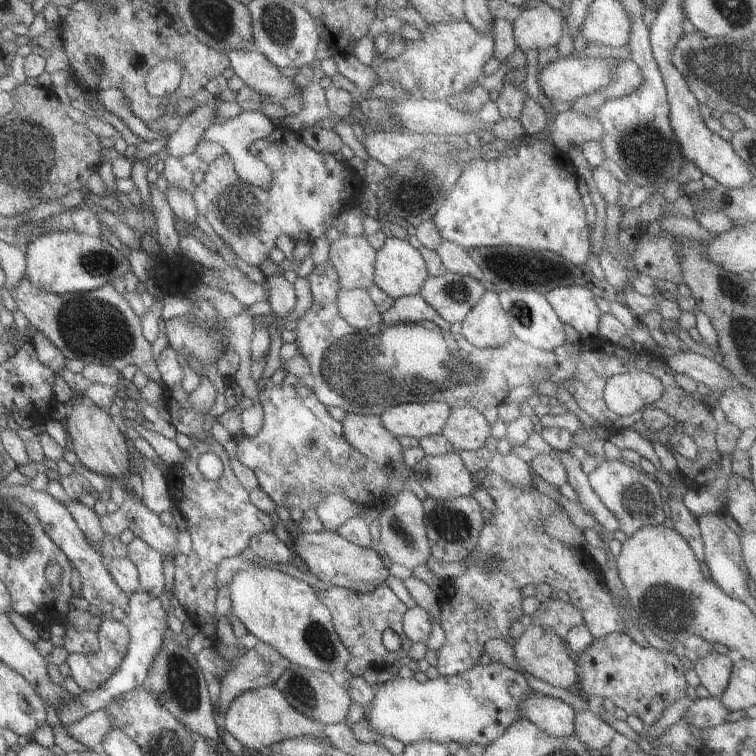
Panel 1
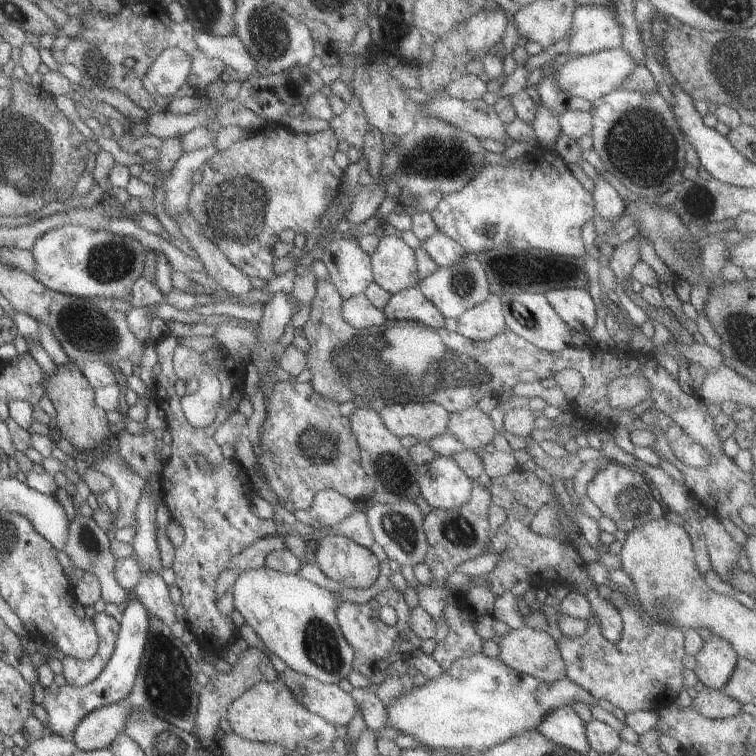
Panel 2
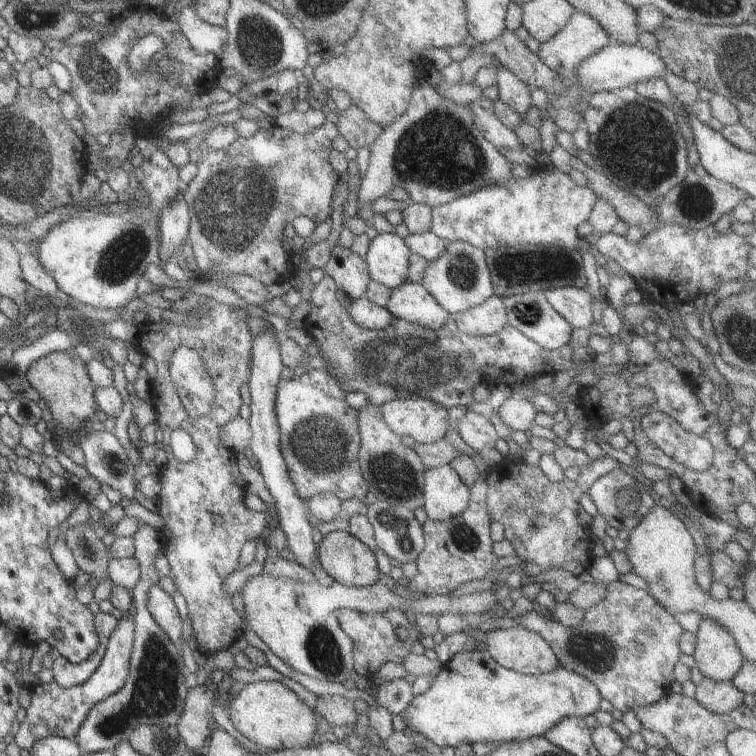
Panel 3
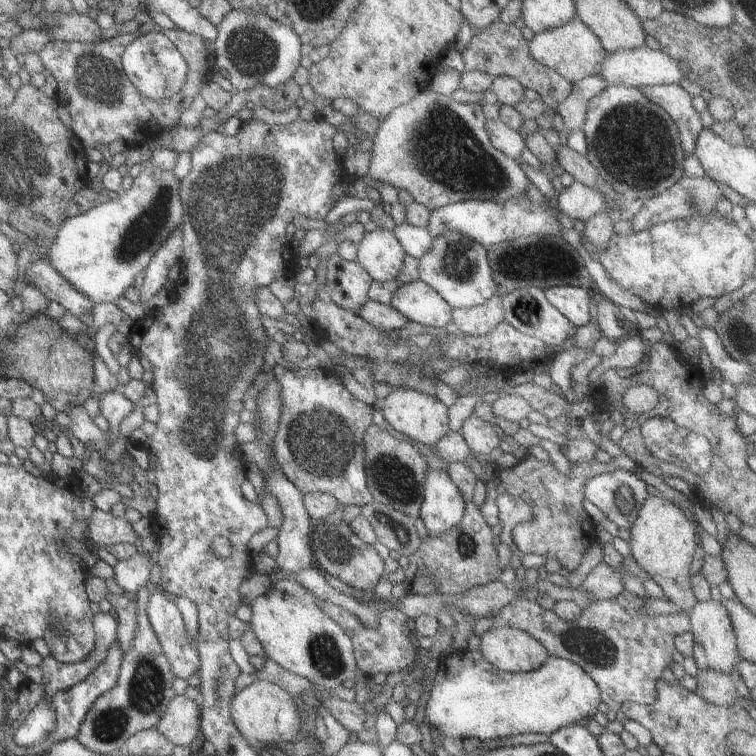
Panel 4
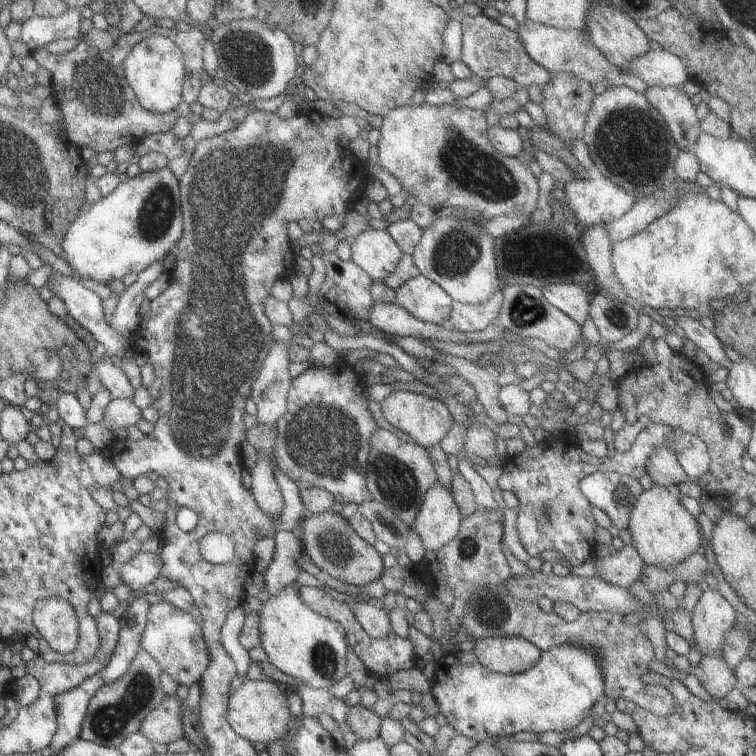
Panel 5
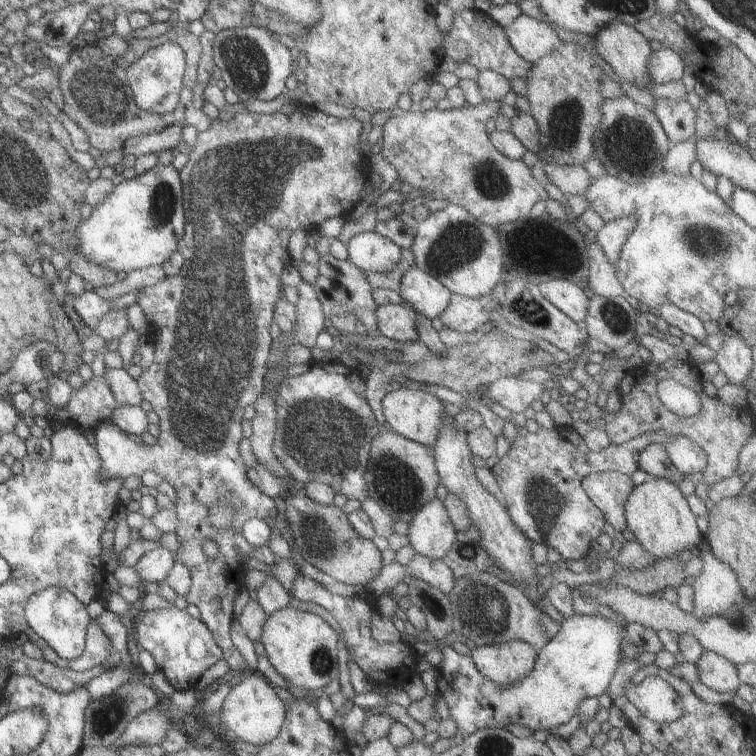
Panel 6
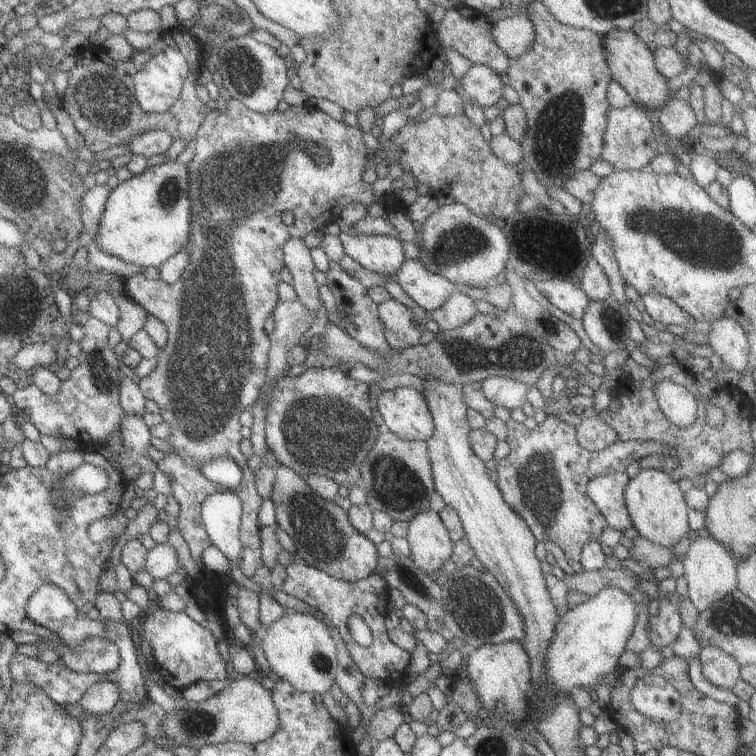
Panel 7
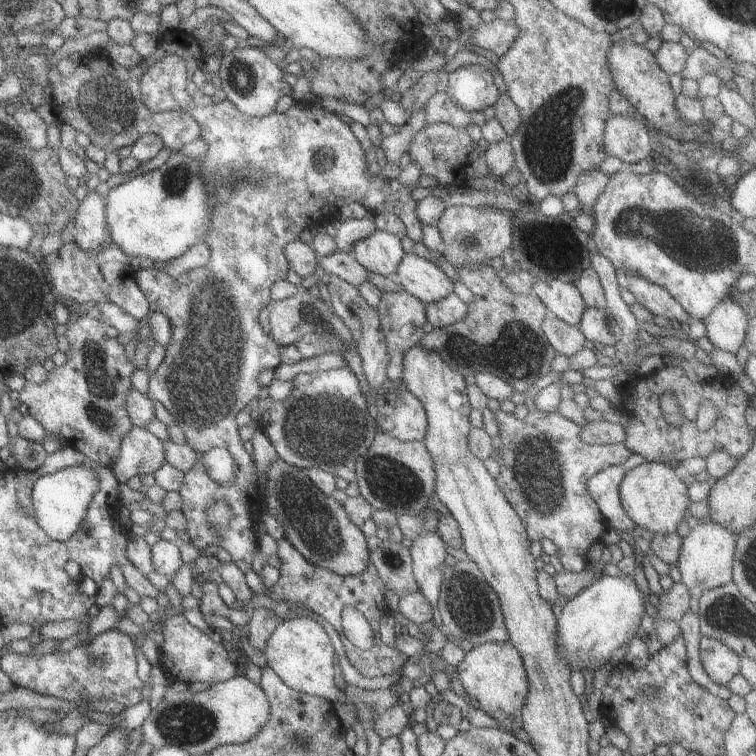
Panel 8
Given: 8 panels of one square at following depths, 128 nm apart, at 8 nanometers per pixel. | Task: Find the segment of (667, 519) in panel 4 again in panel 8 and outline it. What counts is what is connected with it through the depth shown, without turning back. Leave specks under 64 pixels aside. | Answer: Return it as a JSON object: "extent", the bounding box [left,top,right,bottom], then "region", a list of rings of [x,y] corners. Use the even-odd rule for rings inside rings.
{"extent":[618,462,688,535],"region":[[[643,462],[628,470],[618,488],[623,512],[635,526],[648,530],[653,535],[675,533],[679,522],[686,519],[688,494],[680,472],[663,463]]]}

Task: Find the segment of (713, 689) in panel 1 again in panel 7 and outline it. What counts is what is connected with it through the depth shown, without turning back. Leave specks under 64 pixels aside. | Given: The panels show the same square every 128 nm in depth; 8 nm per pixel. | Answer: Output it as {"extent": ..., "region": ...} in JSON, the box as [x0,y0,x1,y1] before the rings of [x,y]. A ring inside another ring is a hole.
{"extent":[679,532,736,614],"region":[[[704,532],[692,534],[689,538],[689,546],[679,560],[683,566],[682,576],[687,584],[685,597],[698,614],[712,607],[715,600],[721,600],[736,588],[735,556],[713,536],[708,536]]]}

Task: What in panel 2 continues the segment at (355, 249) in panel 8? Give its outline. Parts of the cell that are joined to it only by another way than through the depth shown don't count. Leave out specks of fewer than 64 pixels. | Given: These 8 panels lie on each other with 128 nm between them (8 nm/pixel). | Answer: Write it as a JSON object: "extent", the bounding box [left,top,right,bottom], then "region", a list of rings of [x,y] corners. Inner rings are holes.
{"extent":[369,234,420,295],"region":[[[383,234],[375,250],[369,255],[369,258],[372,270],[372,282],[390,295],[398,293],[400,290],[417,286],[420,276],[416,271],[414,250],[403,243],[401,237]]]}

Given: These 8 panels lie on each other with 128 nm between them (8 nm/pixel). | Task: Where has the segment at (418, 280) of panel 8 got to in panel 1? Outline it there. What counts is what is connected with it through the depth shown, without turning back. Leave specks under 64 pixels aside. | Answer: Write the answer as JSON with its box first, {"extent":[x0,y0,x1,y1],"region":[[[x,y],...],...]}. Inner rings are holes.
{"extent":[381,294,449,331],"region":[[[418,294],[396,298],[381,315],[381,327],[399,323],[419,323],[429,320],[441,331],[447,331],[449,323],[445,322]]]}

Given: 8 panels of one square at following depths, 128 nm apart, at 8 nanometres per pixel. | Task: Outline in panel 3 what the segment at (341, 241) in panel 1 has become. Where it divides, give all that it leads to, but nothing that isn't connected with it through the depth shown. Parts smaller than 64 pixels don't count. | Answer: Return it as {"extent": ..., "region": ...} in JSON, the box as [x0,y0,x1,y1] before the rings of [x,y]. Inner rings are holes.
{"extent":[321,244,370,310],"region":[[[339,244],[330,247],[329,258],[321,270],[333,279],[335,296],[345,310],[352,300],[362,296],[370,281],[363,258]]]}

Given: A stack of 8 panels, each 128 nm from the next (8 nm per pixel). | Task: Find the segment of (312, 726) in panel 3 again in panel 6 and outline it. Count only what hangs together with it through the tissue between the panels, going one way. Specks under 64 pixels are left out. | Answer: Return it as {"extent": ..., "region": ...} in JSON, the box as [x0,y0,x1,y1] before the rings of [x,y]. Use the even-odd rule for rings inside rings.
{"extent":[210,672,284,746],"region":[[[249,672],[237,684],[230,686],[219,710],[211,714],[219,720],[219,724],[211,726],[210,729],[217,734],[233,736],[251,746],[260,746],[277,736],[283,725],[284,713],[284,704],[276,696],[273,687],[261,676]]]}

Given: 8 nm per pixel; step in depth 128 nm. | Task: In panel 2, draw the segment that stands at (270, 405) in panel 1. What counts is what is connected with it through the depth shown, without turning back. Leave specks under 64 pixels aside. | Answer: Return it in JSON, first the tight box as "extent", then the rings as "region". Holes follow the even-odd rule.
{"extent":[251,380,373,513],"region":[[[274,380],[271,385],[259,440],[252,447],[254,457],[251,465],[258,465],[280,507],[291,513],[297,509],[307,510],[315,494],[323,489],[334,490],[354,502],[370,503],[373,485],[361,466],[356,438],[349,428],[348,418],[339,415],[338,405],[335,401],[319,396],[309,383]]]}

